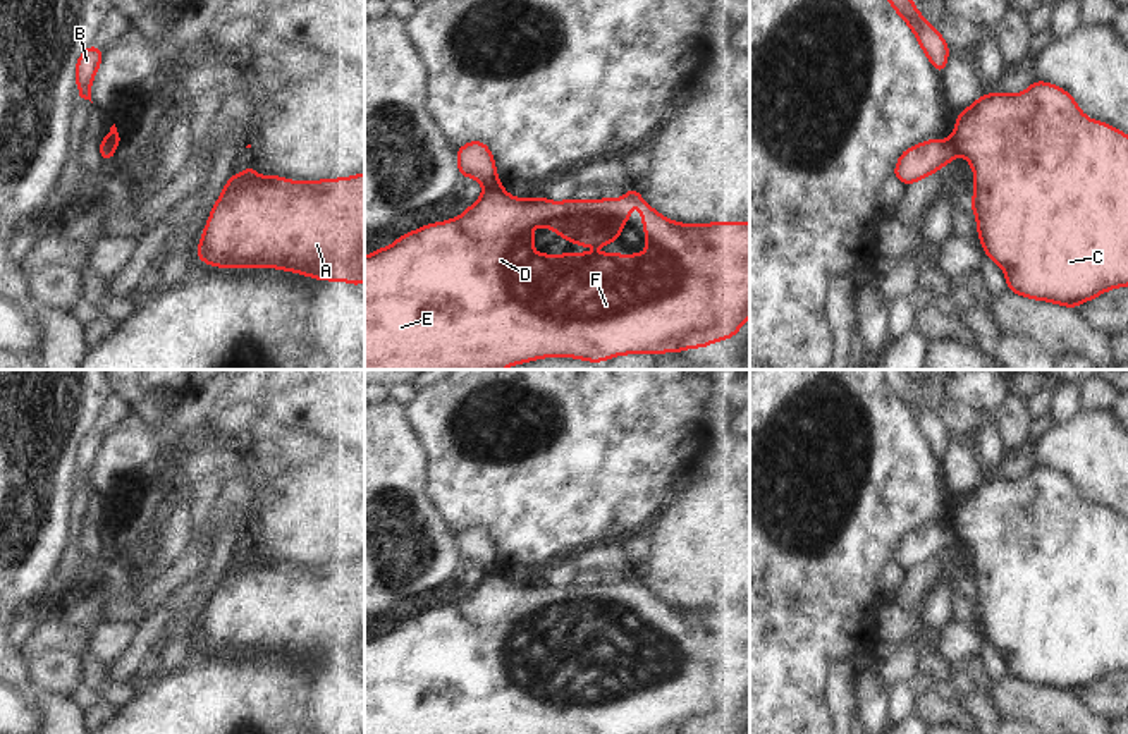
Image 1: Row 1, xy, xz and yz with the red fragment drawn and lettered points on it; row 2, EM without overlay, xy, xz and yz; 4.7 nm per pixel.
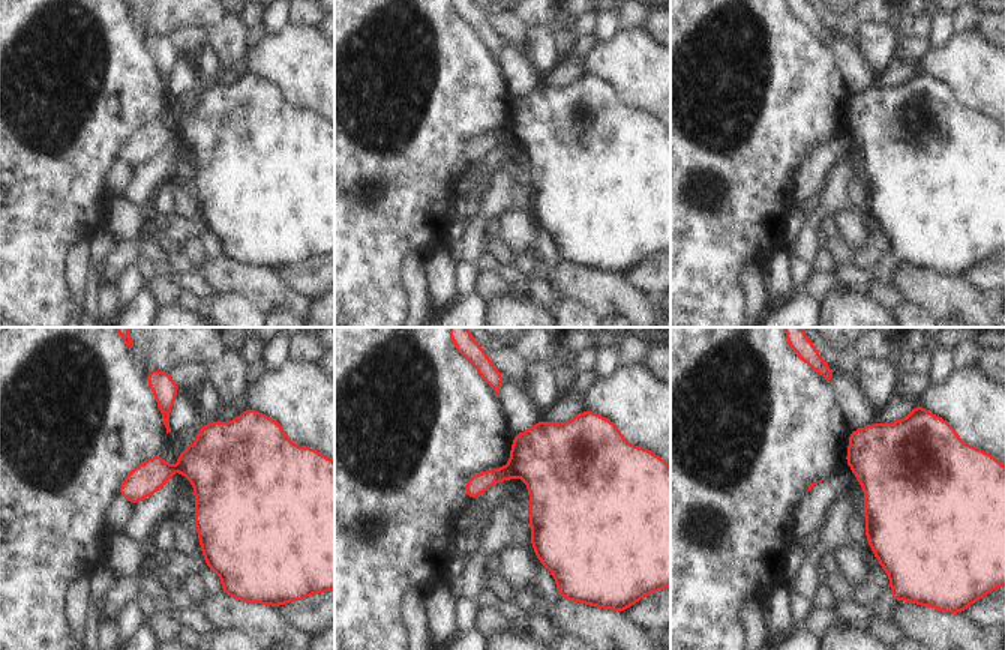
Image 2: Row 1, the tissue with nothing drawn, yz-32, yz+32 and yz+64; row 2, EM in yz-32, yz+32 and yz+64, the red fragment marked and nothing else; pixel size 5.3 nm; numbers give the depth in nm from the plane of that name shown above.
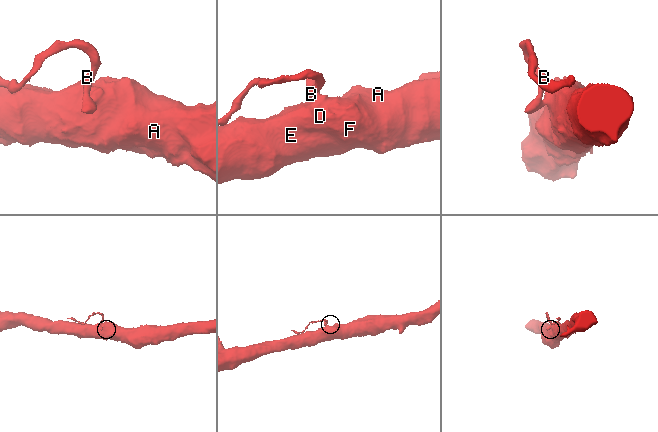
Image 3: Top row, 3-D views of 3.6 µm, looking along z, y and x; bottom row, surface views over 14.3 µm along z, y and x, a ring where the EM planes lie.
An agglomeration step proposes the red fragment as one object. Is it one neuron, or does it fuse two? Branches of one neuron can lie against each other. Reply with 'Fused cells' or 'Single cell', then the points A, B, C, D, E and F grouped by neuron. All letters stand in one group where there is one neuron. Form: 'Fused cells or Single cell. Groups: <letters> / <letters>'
Fused cells. Groups: A C D E F / B.

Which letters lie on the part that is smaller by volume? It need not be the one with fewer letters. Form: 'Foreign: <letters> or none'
Foreign: B.

